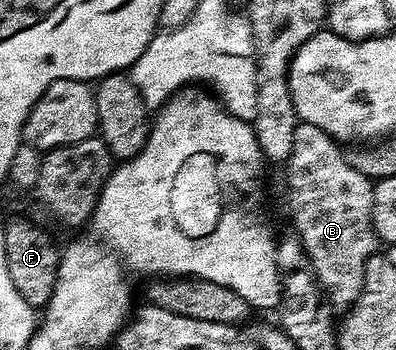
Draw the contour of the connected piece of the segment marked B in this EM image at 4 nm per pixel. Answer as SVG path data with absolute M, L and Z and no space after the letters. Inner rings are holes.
M298 121L295 128L295 140L291 144L291 156L283 164L283 170L285 170L285 198L289 201L290 208L293 209L293 226L297 229L294 230L295 236L301 241L303 248L307 252L309 263L313 265L313 274L319 280L321 289L324 290L325 297L329 300L329 305L341 312L348 311L349 307L355 305L359 300L359 296L365 293L365 268L367 260L372 254L378 253L379 250L379 239L373 227L374 183L367 176L363 176L363 172L359 172L355 168L351 168L351 164L347 164L342 147L338 145L331 135L323 132L323 128L315 128L315 124L307 124L303 121Z

